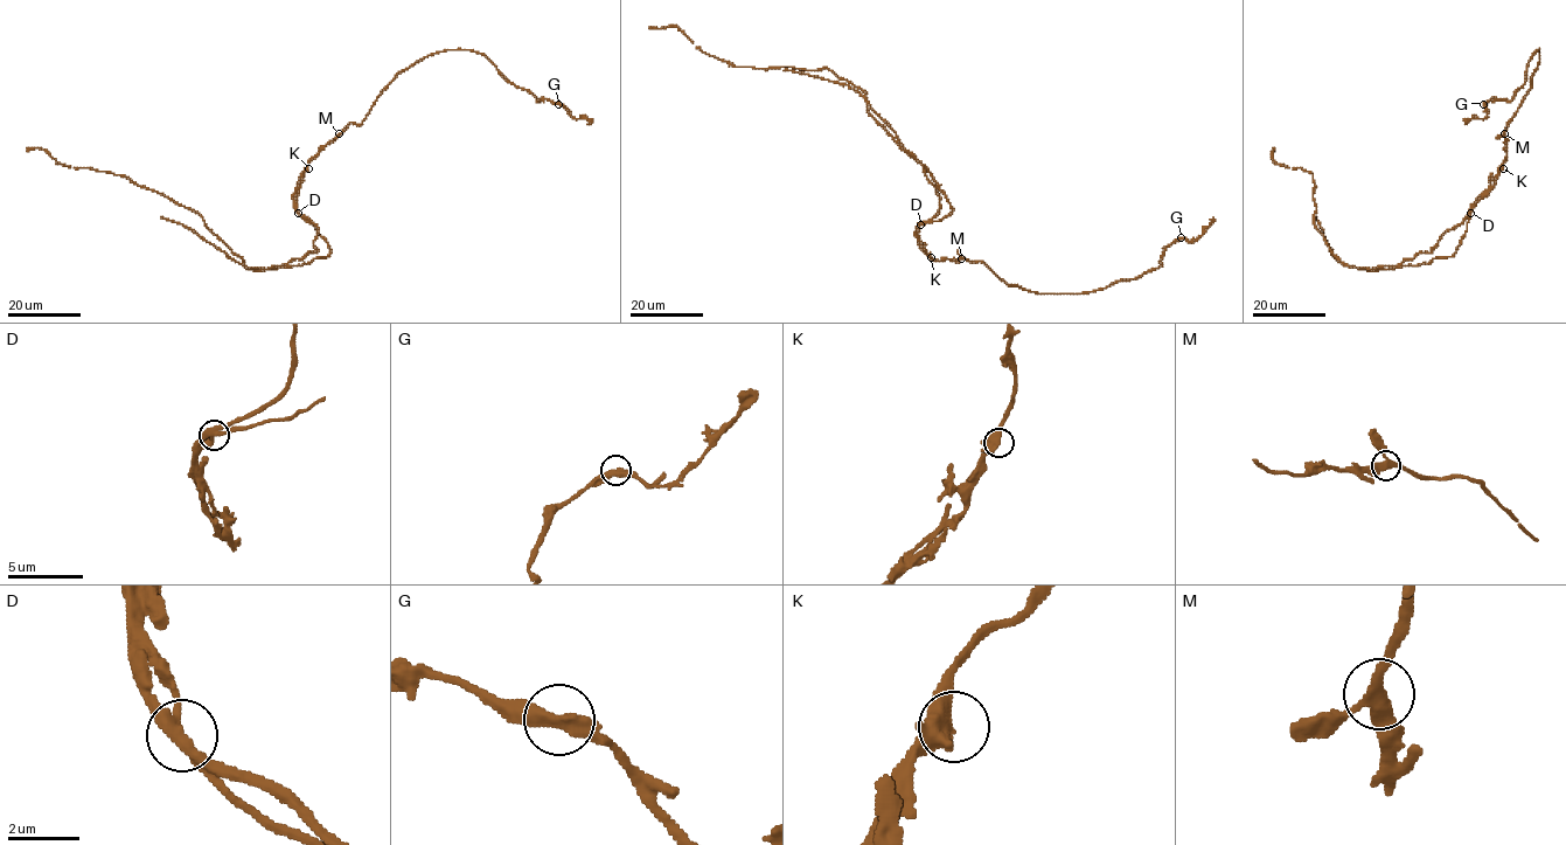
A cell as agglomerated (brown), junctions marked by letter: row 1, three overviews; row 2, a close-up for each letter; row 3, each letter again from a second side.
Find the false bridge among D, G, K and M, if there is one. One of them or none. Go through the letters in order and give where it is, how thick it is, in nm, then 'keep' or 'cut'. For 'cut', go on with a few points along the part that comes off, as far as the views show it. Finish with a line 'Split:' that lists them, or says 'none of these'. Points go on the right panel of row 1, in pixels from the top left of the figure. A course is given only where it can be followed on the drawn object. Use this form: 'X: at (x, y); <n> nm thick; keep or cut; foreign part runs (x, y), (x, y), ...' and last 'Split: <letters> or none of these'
D: at (1470, 213); 360 nm thick; cut; foreign part runs (1470, 213), (1467, 231), (1450, 257), (1371, 269), (1345, 267), (1333, 256), (1316, 217)
G: at (1483, 104); 400 nm thick; keep
K: at (1503, 168); 400 nm thick; keep
M: at (1504, 133); 320 nm thick; keep
Split: D

